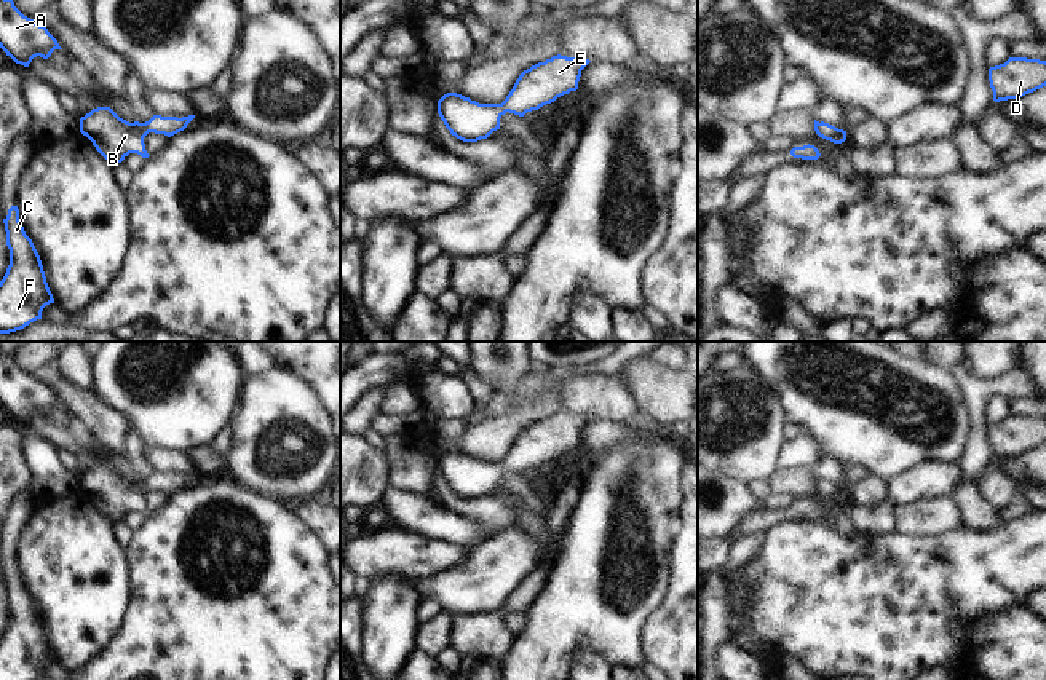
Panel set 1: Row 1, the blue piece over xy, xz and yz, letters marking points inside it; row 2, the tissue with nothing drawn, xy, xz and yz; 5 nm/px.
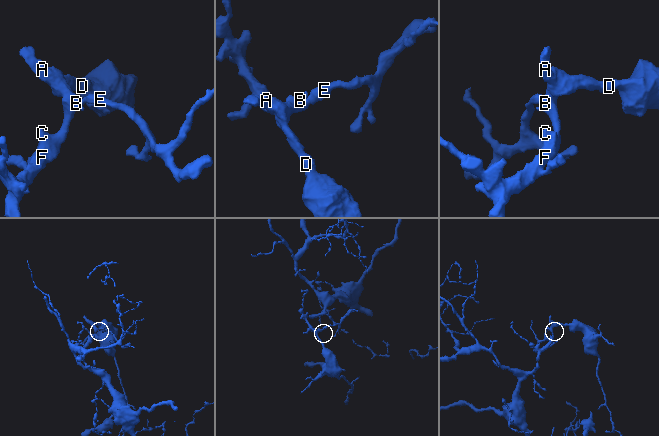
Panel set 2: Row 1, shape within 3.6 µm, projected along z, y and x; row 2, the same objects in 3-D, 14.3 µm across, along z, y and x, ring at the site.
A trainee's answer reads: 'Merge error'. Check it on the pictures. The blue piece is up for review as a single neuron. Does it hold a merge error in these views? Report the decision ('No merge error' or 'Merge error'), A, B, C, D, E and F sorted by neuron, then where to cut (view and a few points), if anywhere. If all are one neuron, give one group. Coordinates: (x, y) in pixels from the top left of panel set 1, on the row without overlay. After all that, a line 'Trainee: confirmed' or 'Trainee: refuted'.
No merge error. Groups: A B C D E F. No split.
Trainee: refuted

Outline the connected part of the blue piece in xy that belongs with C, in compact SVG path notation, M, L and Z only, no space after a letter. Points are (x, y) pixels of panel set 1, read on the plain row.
M18 563L8 567L3 581L6 589L6 603L10 607L10 623L0 638L0 680L34 680L42 677L43 666L54 661L54 656L48 645L40 613L19 579Z

